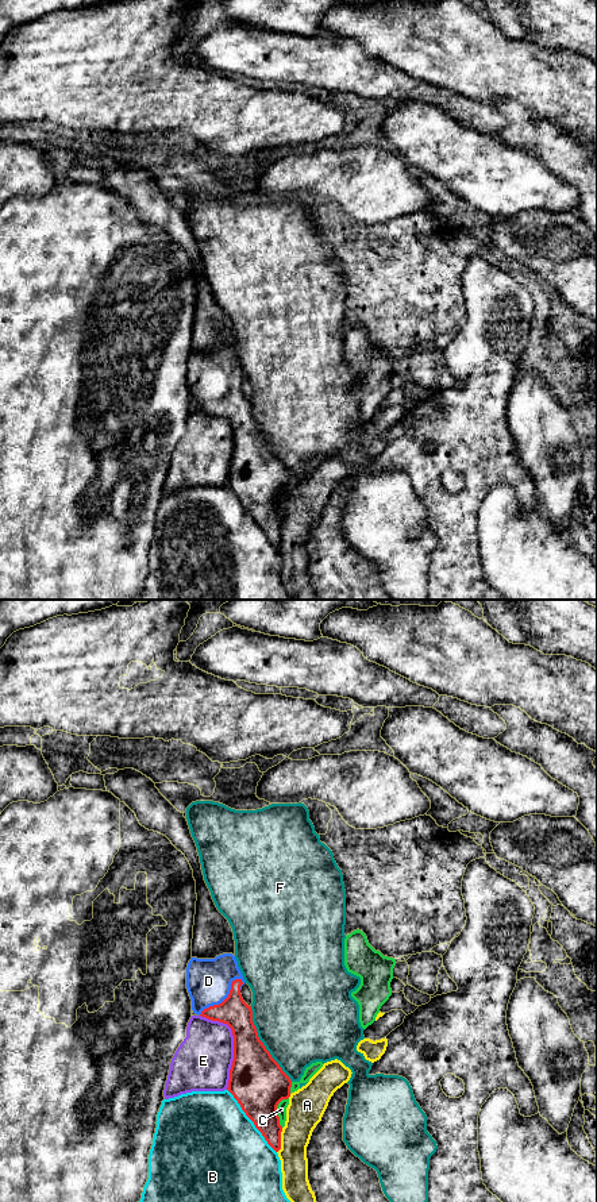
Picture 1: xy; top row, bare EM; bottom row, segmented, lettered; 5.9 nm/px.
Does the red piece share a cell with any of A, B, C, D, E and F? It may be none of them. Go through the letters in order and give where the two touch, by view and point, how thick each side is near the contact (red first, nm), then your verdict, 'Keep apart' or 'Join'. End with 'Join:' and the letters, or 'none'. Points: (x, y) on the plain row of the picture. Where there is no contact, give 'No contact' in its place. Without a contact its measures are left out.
A: Touches red at xy (280, 535). Thickness 200 nm (red) against 220 nm. Keep apart
B: Touches red at xy (251, 515). Thickness 320 nm (red) against 500 nm. Keep apart
C: Touches red at xy (276, 505). Thickness 320 nm (red) against 60 nm. Keep apart
D: Touches red at xy (226, 393). Thickness 170 nm (red) against 280 nm. Join
E: Touches red at xy (234, 439). Thickness 320 nm (red) against 340 nm. Keep apart
F: Touches red at xy (262, 439). Thickness 320 nm (red) against 480 nm. Keep apart
Join: D

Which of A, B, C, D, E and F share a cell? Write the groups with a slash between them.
A / B / C / D / E / F

